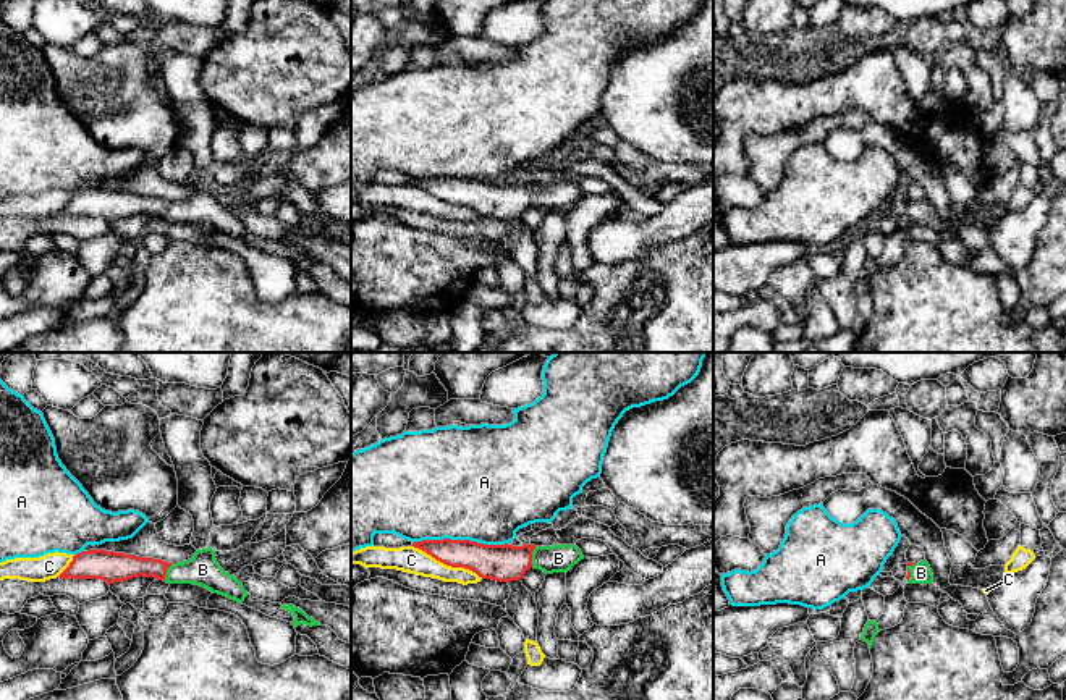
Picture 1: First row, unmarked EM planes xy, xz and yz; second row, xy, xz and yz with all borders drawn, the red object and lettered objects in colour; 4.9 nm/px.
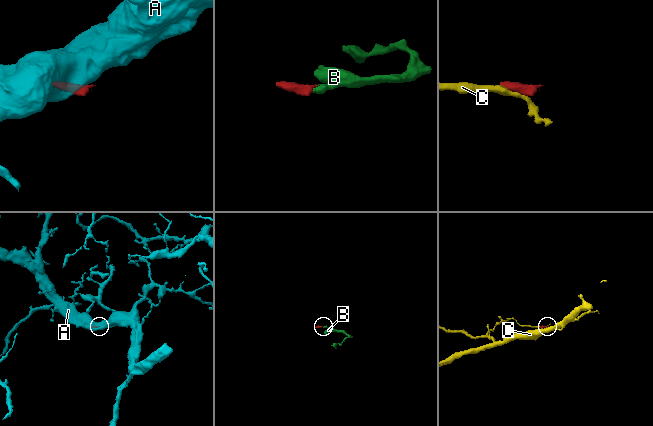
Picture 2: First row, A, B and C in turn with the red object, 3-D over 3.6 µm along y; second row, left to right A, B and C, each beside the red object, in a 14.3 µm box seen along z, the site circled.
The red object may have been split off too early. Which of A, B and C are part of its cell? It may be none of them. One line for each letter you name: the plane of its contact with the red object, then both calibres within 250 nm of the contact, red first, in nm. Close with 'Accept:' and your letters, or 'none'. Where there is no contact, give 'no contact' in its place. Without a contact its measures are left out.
B: contact in xz; calibres 190 and 140 nm
Accept: B

